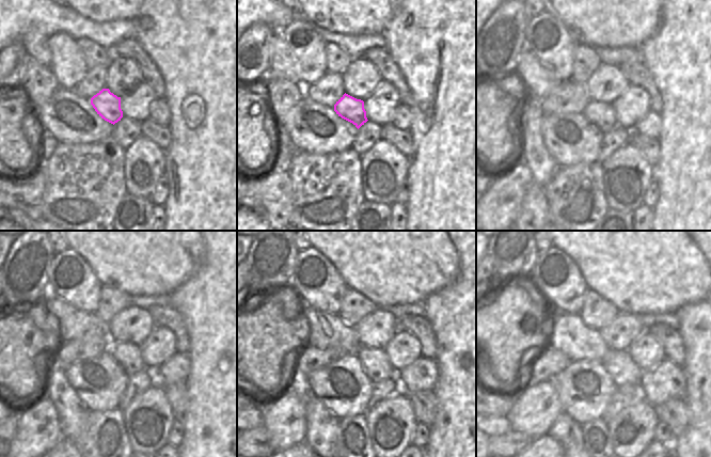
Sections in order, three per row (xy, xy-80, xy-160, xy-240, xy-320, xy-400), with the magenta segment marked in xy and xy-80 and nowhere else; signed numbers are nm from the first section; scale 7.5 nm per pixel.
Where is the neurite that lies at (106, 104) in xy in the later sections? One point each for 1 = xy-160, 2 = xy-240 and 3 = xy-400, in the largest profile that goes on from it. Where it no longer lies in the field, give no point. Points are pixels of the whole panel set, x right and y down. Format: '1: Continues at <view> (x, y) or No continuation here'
1: Continues at xy-160 (601, 114)
2: Continues at xy-240 (128, 355)
3: Continues at xy-400 (621, 368)

